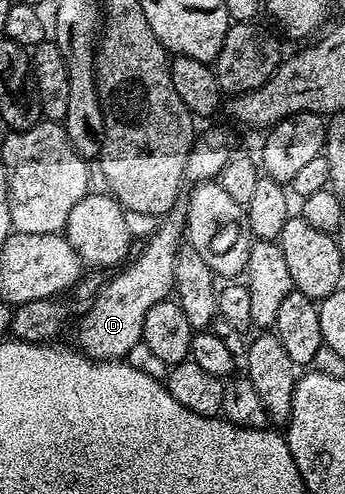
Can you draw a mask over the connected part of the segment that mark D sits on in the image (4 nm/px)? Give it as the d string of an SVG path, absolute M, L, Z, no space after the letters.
M173 213L162 218L153 234L145 239L145 248L135 256L133 264L130 267L122 266L88 304L89 312L77 323L76 346L82 353L92 355L96 360L124 360L136 349L137 343L139 347L147 309L170 298L174 290L176 253L182 242L182 216Z

